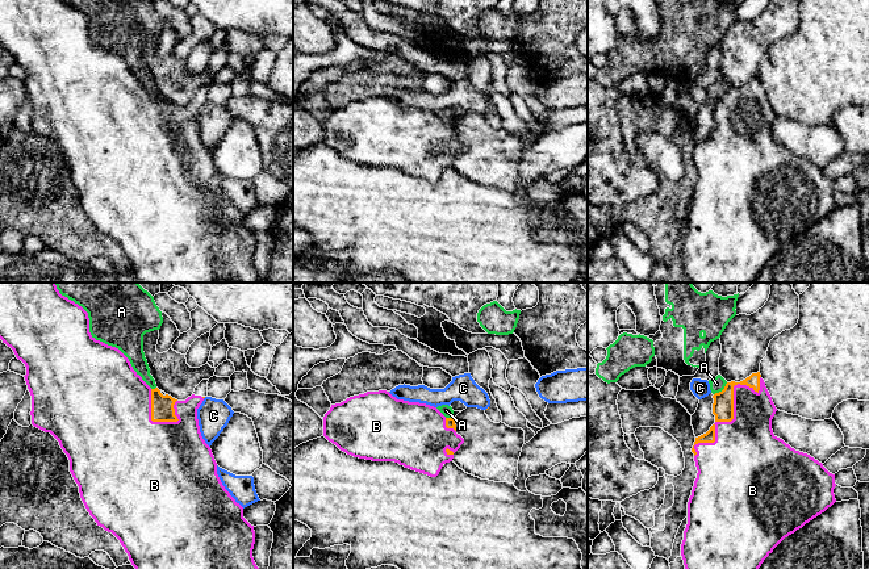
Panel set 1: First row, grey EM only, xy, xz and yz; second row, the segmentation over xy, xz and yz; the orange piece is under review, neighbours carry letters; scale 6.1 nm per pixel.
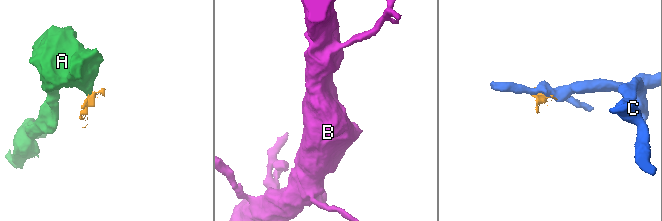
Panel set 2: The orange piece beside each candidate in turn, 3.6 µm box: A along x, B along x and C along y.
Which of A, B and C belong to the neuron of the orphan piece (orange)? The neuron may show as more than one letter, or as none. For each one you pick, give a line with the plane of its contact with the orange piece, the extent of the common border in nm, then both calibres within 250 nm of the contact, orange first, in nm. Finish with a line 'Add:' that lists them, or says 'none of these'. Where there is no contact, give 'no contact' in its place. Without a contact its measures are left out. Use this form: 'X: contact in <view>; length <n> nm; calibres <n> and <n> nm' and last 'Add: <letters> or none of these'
B: contact in yz; length 650 nm; calibres 130 and 420 nm
Add: B

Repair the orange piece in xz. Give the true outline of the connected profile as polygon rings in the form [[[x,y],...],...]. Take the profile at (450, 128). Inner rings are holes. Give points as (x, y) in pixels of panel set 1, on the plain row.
[[[387,96],[367,97],[331,110],[323,122],[323,142],[354,163],[394,167],[430,183],[436,183],[464,148],[456,139],[454,122],[446,124],[426,109],[397,105]]]

